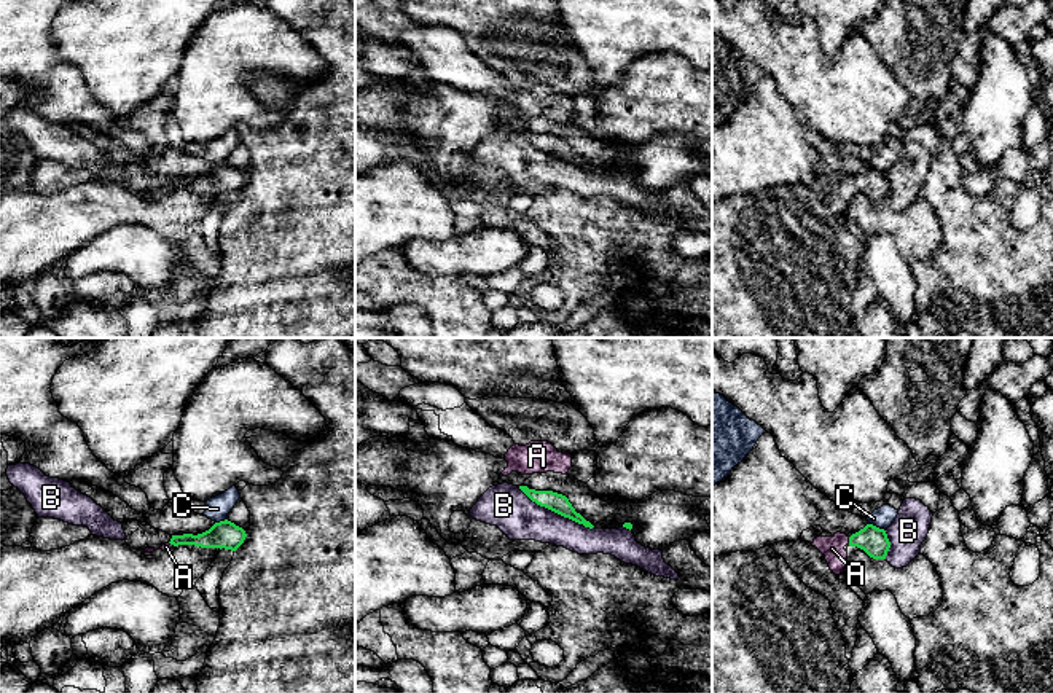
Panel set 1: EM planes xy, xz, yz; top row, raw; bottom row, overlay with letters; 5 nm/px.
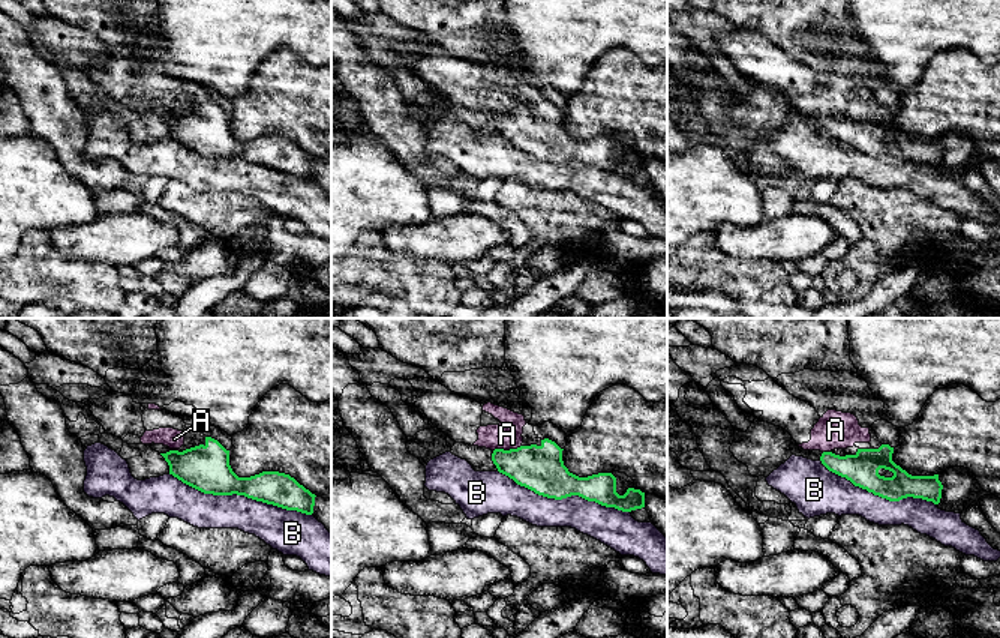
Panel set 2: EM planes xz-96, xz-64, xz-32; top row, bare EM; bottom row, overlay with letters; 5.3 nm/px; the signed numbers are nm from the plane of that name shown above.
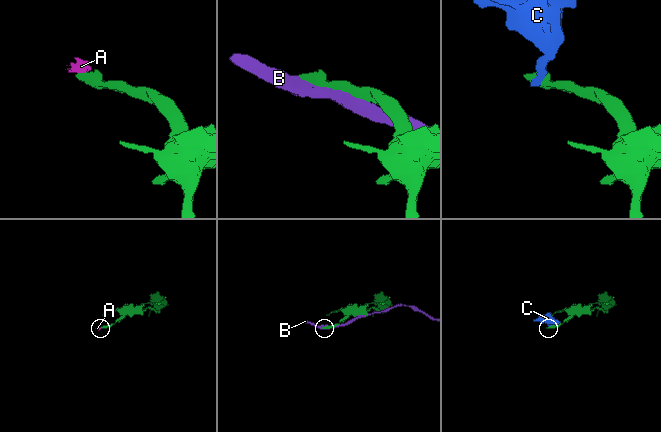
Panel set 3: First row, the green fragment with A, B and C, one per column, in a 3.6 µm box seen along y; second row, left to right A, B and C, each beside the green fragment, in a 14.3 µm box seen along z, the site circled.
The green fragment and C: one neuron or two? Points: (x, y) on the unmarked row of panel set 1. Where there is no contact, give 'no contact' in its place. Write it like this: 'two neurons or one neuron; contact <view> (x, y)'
two neurons; contact yz (875, 169)

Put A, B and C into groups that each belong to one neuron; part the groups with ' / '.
A / B / C

